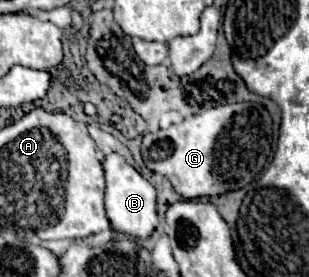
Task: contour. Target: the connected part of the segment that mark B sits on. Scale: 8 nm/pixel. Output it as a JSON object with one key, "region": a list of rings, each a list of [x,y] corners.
{"region":[[[112,153],[104,159],[104,177],[106,177],[106,191],[104,191],[104,207],[106,217],[114,231],[124,233],[134,239],[148,239],[152,231],[158,225],[158,213],[156,213],[156,189],[132,167],[124,161],[122,155]]]}

